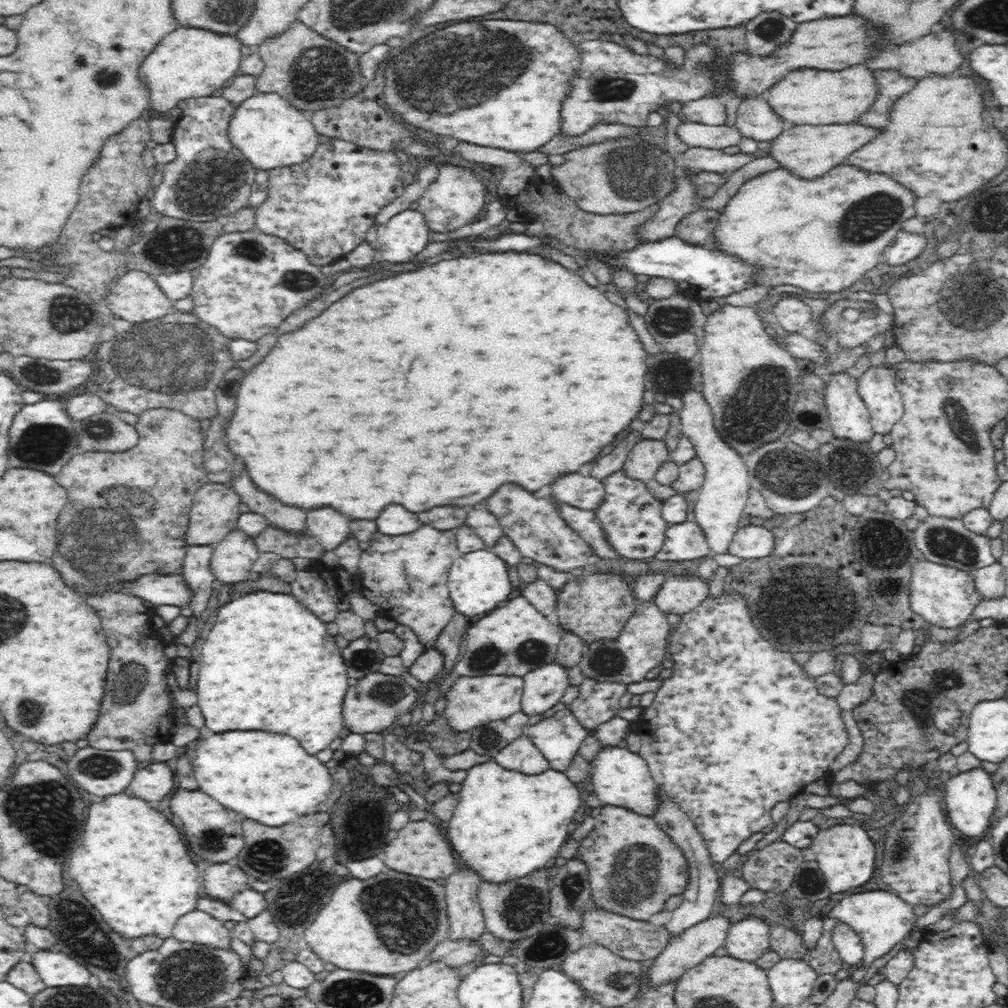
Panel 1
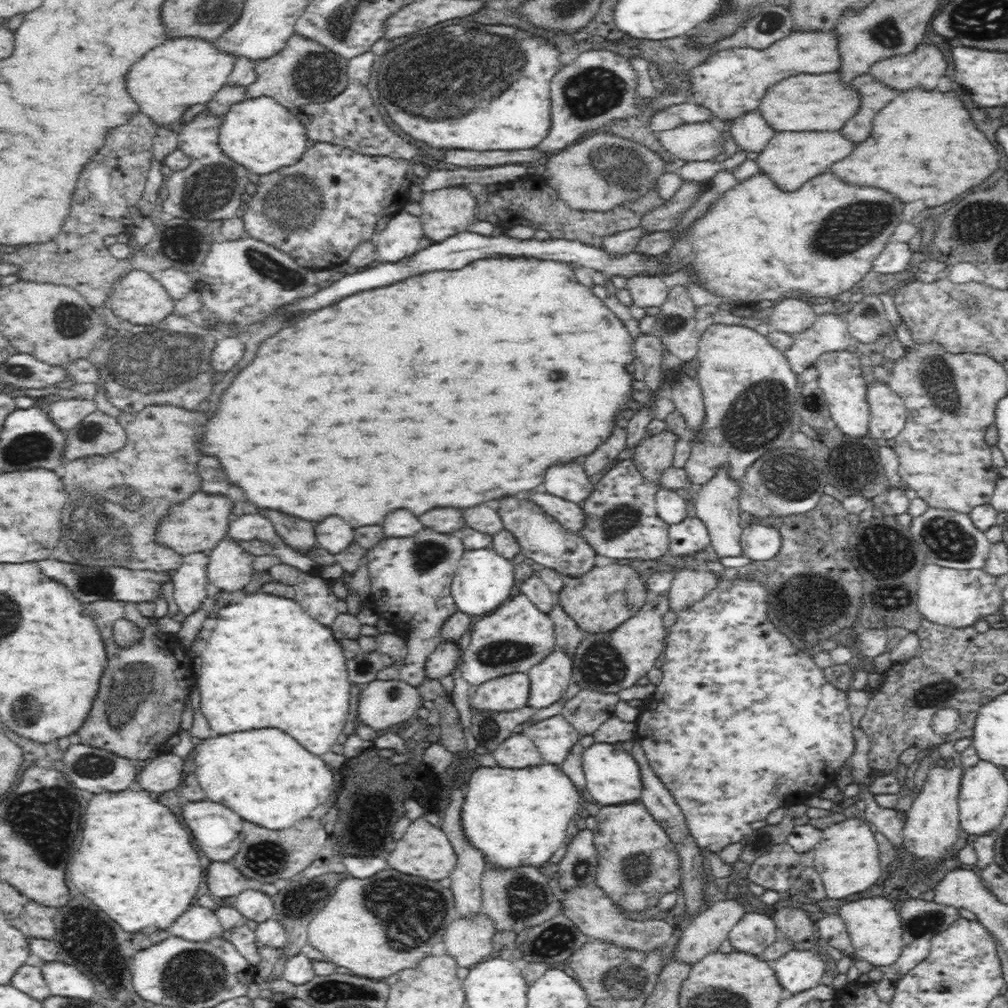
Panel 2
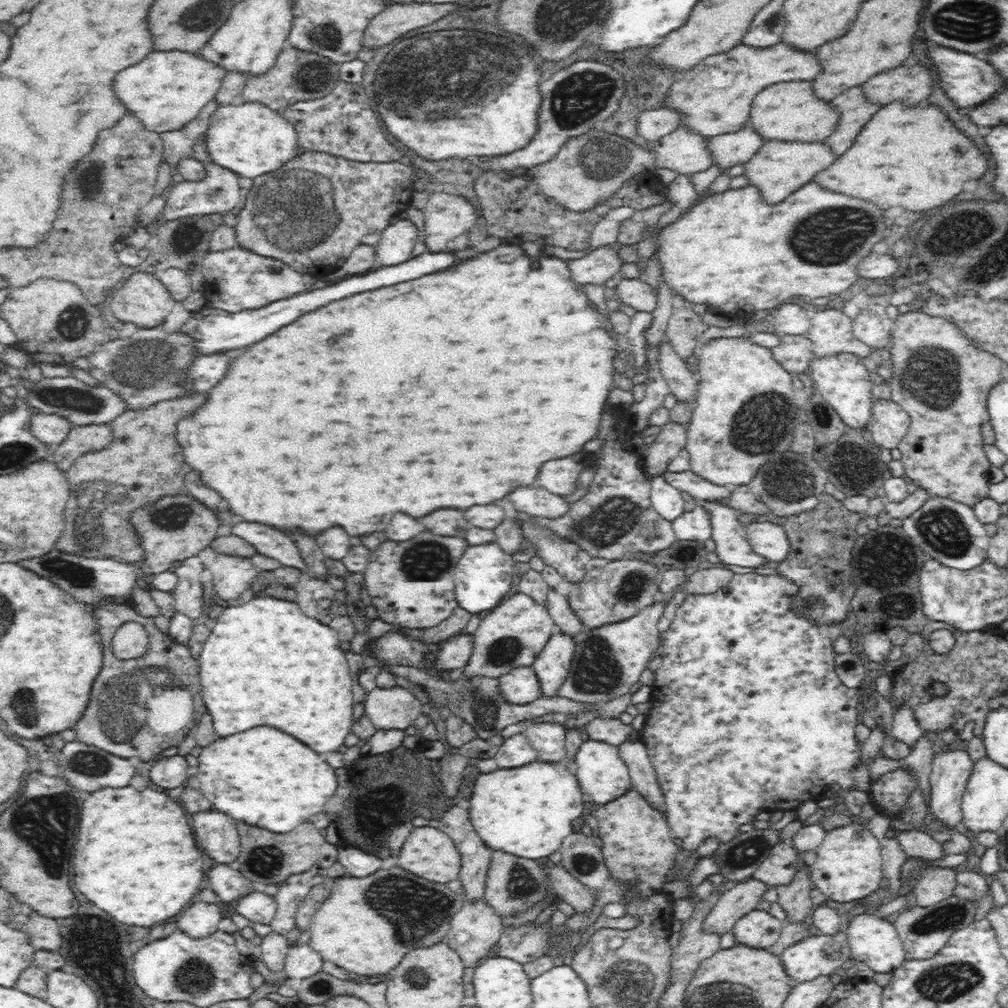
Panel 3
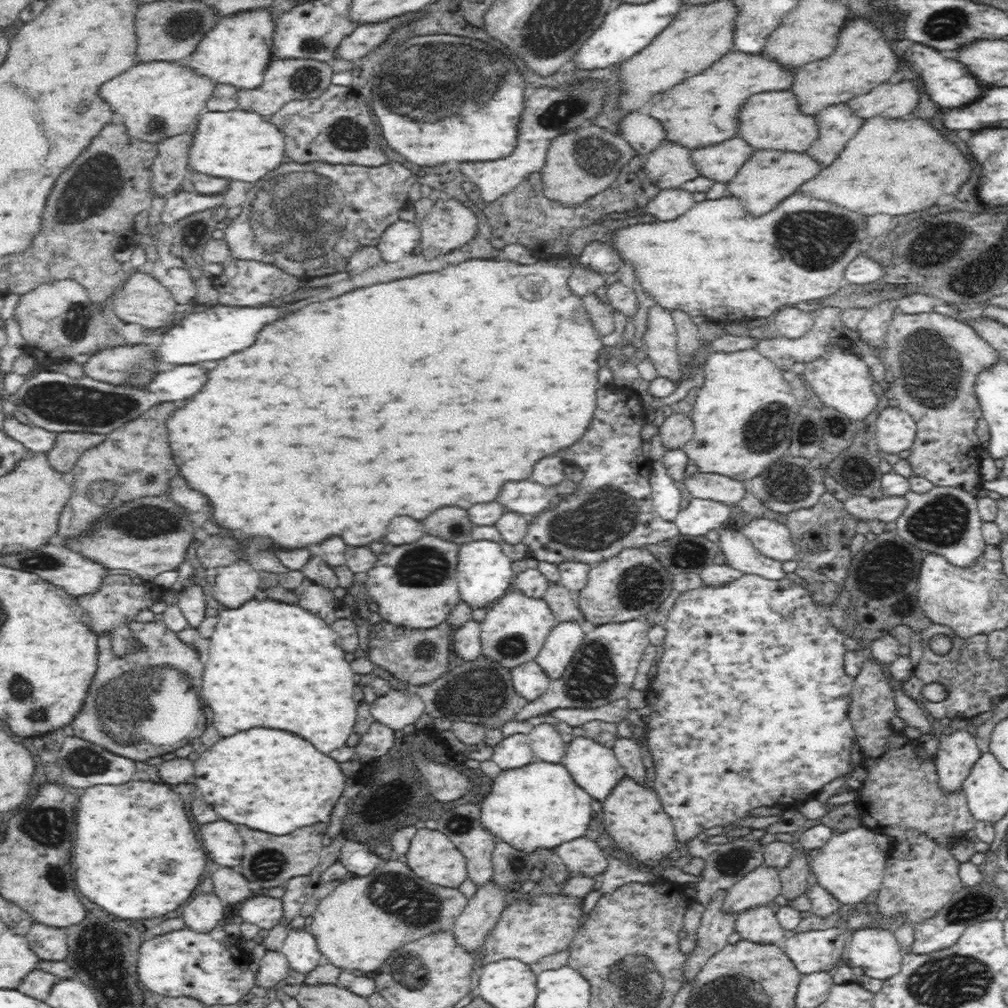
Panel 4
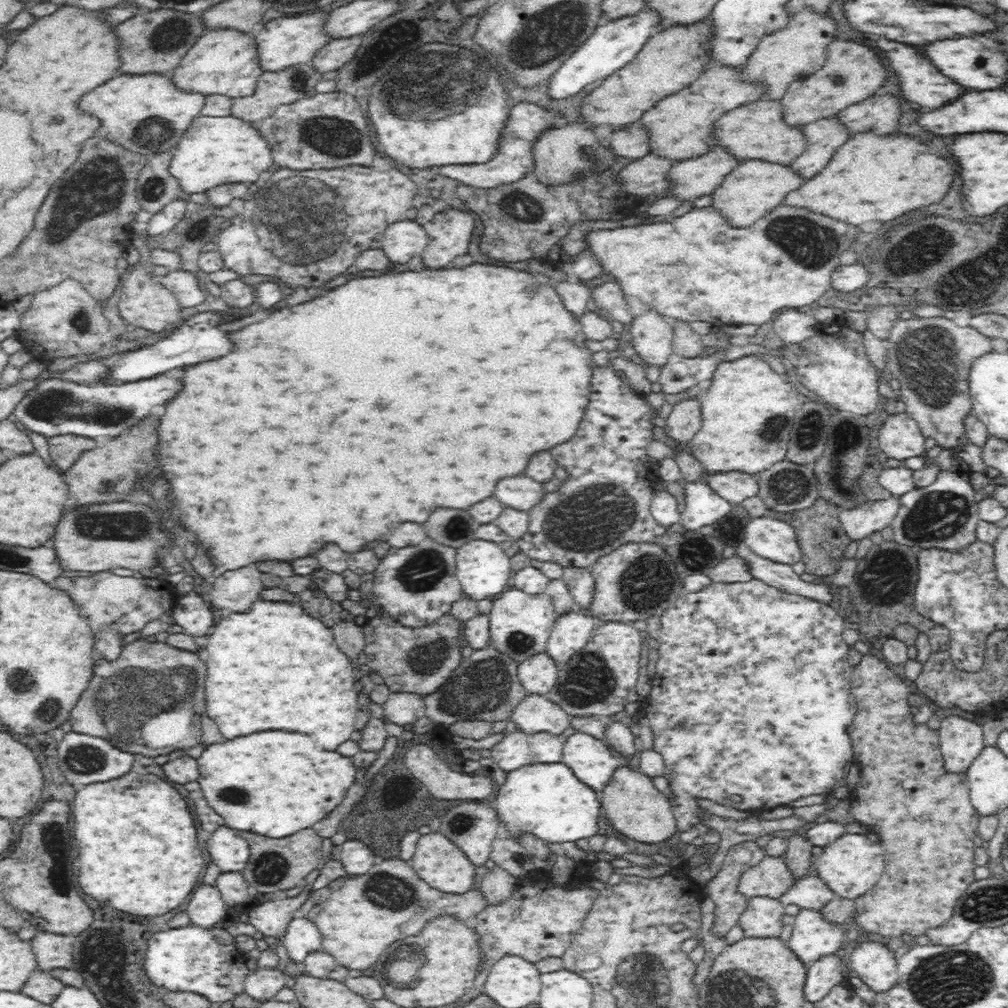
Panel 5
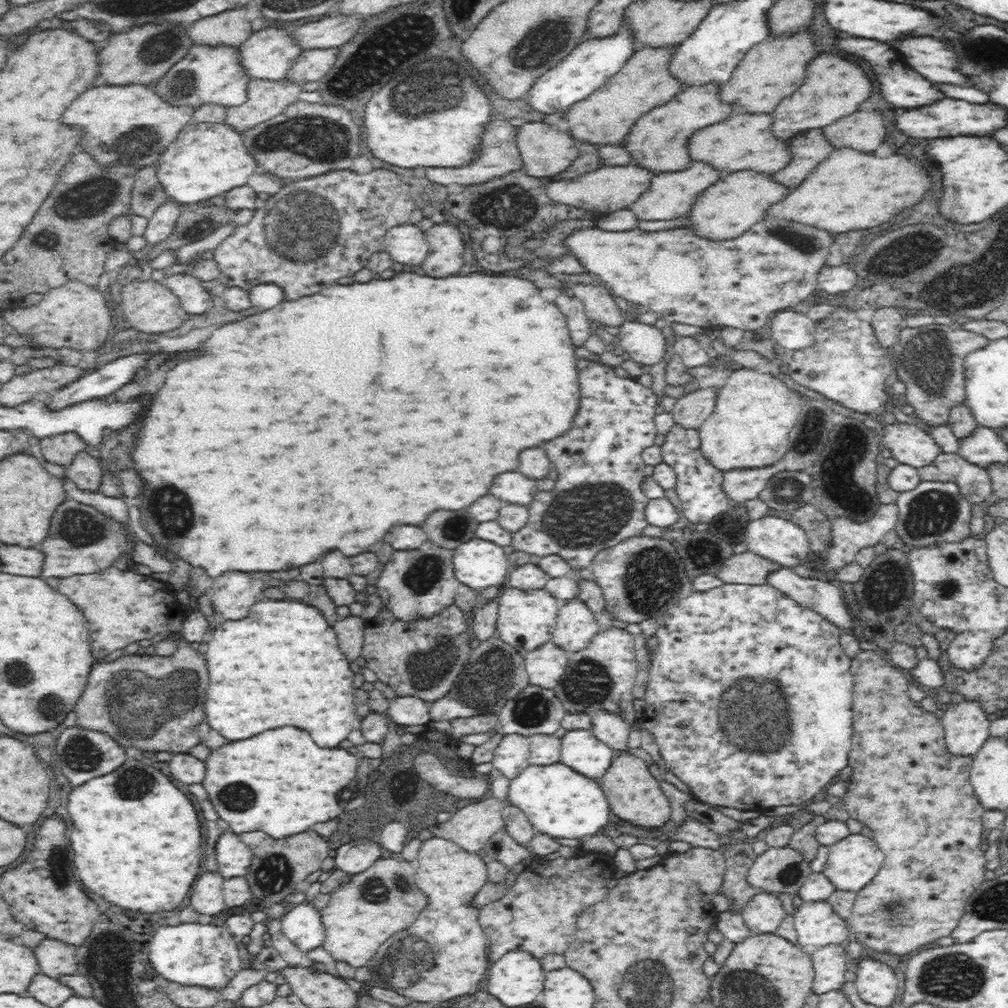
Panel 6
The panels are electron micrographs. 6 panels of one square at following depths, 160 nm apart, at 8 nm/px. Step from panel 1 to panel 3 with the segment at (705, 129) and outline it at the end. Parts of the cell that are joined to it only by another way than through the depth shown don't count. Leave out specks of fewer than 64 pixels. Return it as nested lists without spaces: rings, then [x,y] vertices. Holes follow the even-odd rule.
[[[683,125],[675,132],[650,145],[655,156],[655,168],[672,170],[680,176],[690,176],[710,168],[713,158],[706,150],[708,139],[694,135]]]

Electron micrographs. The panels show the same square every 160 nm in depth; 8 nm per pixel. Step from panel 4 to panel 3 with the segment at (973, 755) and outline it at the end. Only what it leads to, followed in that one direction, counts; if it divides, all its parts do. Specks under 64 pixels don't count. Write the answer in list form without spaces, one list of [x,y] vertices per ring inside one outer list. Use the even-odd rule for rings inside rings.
[[[964,746],[958,750],[947,752],[938,752],[935,754],[932,762],[931,773],[929,776],[930,783],[930,803],[927,812],[932,814],[934,820],[945,824],[947,828],[953,828],[963,820],[961,802],[965,793],[965,786],[972,774],[974,760],[970,756],[970,751]]]

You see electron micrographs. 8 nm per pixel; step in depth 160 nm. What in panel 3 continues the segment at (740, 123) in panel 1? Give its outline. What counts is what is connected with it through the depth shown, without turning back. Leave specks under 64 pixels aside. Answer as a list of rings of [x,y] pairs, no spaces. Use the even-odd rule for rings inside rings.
[[[746,124],[743,130],[733,134],[722,134],[707,140],[706,150],[713,158],[713,164],[720,170],[730,170],[734,166],[746,164],[757,150],[765,144],[756,131]]]

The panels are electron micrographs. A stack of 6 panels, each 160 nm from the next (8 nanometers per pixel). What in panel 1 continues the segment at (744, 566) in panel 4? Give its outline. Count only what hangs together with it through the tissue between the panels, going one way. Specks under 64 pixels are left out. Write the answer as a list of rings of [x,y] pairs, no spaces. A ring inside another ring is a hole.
[[[688,390],[682,394],[681,398],[684,406],[679,411],[680,426],[682,426],[680,434],[690,439],[695,446],[696,460],[702,461],[706,469],[704,482],[693,494],[696,523],[702,527],[711,553],[726,554],[731,550],[731,542],[739,529],[740,518],[745,513],[748,490],[752,486],[750,476],[742,456],[738,456],[718,436],[716,427],[713,425],[711,408],[703,395],[696,390]]]

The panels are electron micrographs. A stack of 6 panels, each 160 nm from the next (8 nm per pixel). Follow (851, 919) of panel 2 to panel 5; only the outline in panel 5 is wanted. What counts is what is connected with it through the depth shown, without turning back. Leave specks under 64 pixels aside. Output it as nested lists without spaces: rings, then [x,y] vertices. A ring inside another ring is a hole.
[[[869,940],[857,943],[846,961],[850,970],[854,970],[872,992],[886,993],[898,982],[894,952],[880,942]]]

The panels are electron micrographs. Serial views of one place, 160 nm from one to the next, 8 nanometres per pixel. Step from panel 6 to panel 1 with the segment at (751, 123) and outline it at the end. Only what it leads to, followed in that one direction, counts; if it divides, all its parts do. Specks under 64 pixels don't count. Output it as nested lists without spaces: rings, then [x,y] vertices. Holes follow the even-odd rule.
[[[858,63],[840,71],[796,70],[772,86],[763,98],[786,125],[828,126],[854,123],[876,102],[877,91],[873,72]]]

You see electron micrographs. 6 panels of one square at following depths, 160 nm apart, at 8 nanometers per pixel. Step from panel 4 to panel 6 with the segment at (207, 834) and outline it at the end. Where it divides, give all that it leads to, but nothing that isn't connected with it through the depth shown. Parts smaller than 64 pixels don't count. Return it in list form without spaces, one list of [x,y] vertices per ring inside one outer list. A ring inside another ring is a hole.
[[[224,832],[216,844],[218,868],[226,878],[245,877],[253,860],[252,849],[234,832]]]

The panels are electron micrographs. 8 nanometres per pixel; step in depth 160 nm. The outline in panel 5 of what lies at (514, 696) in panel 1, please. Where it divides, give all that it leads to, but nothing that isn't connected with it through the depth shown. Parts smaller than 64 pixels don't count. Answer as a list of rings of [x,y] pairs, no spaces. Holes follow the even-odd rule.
[[[546,651],[519,662],[518,677],[528,694],[546,695],[558,680],[560,664]]]

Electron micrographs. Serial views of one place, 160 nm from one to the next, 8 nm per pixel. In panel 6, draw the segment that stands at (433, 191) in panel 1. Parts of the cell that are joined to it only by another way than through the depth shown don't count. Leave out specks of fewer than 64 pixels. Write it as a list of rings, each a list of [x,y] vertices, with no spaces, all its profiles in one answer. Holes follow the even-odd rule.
[[[450,223],[434,224],[423,232],[429,251],[422,272],[432,278],[456,276],[464,266],[464,241],[458,228]]]

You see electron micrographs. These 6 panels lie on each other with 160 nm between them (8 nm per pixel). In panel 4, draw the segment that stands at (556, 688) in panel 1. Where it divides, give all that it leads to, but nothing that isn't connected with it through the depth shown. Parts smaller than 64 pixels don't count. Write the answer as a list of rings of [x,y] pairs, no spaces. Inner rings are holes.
[[[578,621],[560,622],[552,628],[542,645],[536,661],[544,667],[550,680],[558,678],[565,671],[584,640],[585,633]]]

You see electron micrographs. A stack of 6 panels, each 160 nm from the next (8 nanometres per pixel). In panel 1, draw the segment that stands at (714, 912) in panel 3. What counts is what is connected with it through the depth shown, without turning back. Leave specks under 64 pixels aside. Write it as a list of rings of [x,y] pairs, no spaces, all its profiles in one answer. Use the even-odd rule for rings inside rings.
[[[718,914],[714,918],[697,922],[689,929],[683,930],[671,937],[670,942],[655,958],[648,970],[650,987],[680,978],[687,970],[698,966],[706,957],[712,956],[716,950],[724,947],[728,931],[732,928],[732,920],[728,916]]]

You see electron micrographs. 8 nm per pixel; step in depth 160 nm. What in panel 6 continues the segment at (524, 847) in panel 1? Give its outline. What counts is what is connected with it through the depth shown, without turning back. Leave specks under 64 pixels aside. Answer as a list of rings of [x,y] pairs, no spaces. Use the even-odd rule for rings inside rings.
[[[564,763],[530,765],[510,782],[507,800],[524,811],[537,833],[560,839],[583,839],[608,824],[611,808],[600,781],[572,770]]]

